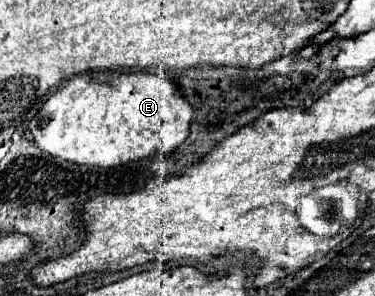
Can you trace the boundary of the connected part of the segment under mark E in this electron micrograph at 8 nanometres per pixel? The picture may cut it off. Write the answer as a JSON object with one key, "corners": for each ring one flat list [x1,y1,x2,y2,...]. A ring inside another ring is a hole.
{"corners":[[161,68,154,73,90,72,73,76,41,106,35,118,31,118,29,130,35,138,35,144,43,152,49,152,51,156,63,158,73,164,113,168,147,156,169,154,189,136,193,118,191,104,183,96,179,96,178,93,181,91,169,82,169,79,170,77],[105,96,111,102,103,104]]}

